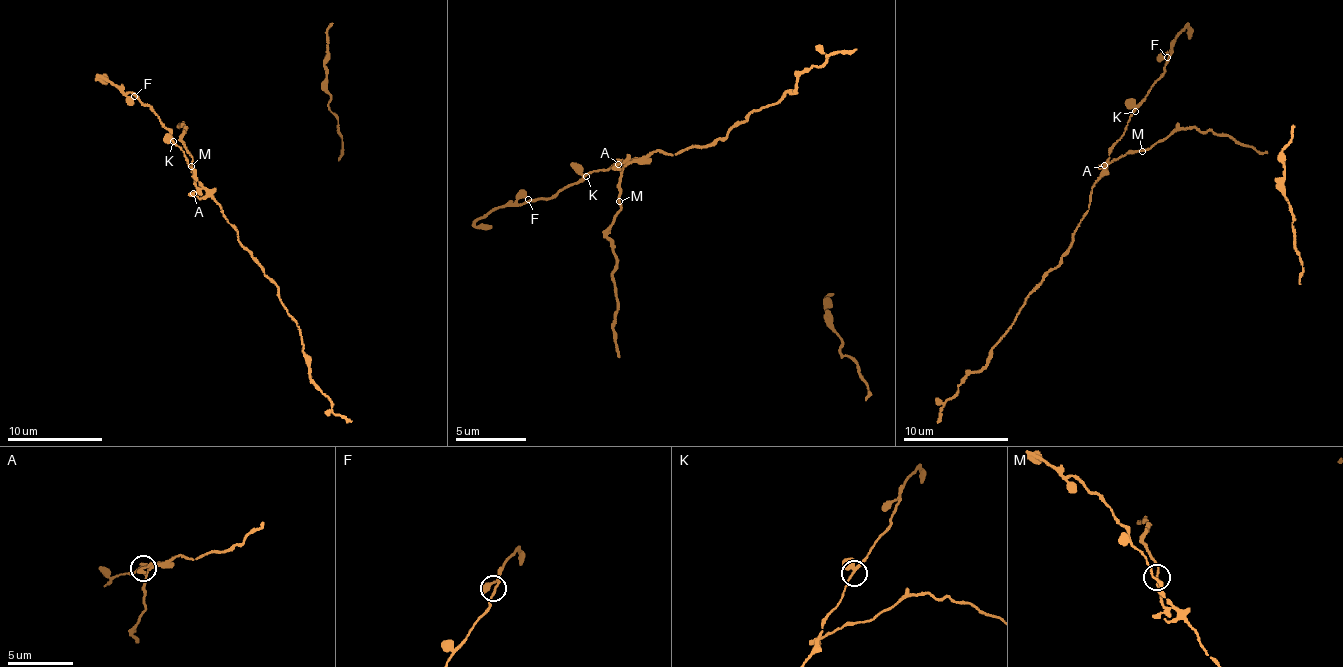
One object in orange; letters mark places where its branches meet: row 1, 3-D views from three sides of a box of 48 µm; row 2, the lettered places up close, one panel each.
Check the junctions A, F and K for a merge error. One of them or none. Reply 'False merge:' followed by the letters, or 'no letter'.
False merge: A

